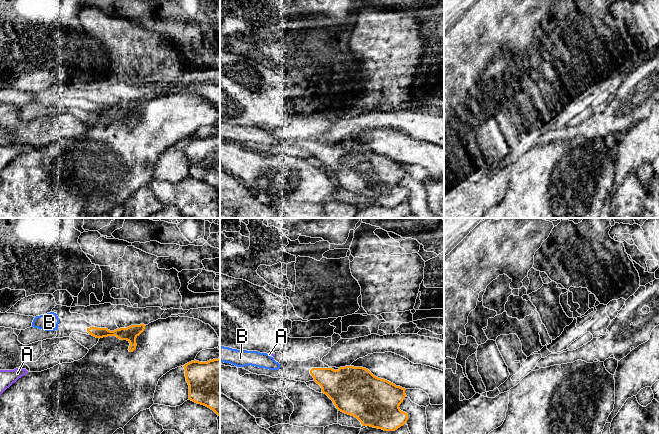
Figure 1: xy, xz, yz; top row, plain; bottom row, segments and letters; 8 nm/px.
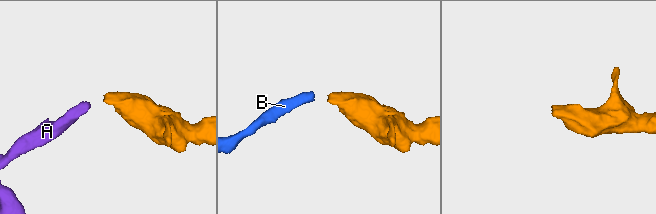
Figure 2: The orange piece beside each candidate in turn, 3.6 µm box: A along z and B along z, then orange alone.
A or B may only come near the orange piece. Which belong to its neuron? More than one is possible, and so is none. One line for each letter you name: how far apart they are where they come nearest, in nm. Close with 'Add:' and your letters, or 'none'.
B: gap 240 nm
Add: B

